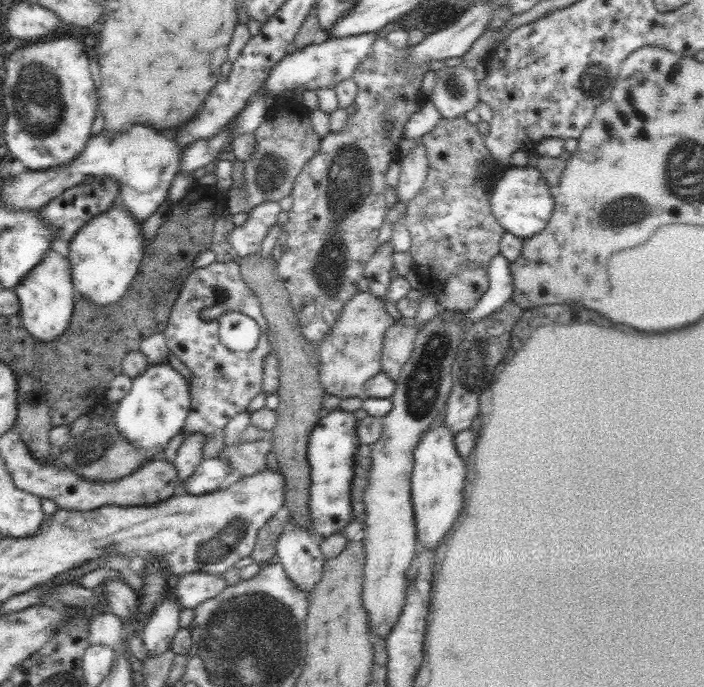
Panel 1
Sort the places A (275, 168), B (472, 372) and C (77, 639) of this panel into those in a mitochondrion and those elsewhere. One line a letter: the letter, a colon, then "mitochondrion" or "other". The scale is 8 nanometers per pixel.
A: mitochondrion
B: mitochondrion
C: other

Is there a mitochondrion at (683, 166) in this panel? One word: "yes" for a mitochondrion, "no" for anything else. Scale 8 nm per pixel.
yes

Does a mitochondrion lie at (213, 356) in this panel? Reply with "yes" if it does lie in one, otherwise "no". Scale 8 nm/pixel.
no

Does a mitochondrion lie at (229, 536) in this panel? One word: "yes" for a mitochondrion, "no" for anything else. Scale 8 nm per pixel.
yes

